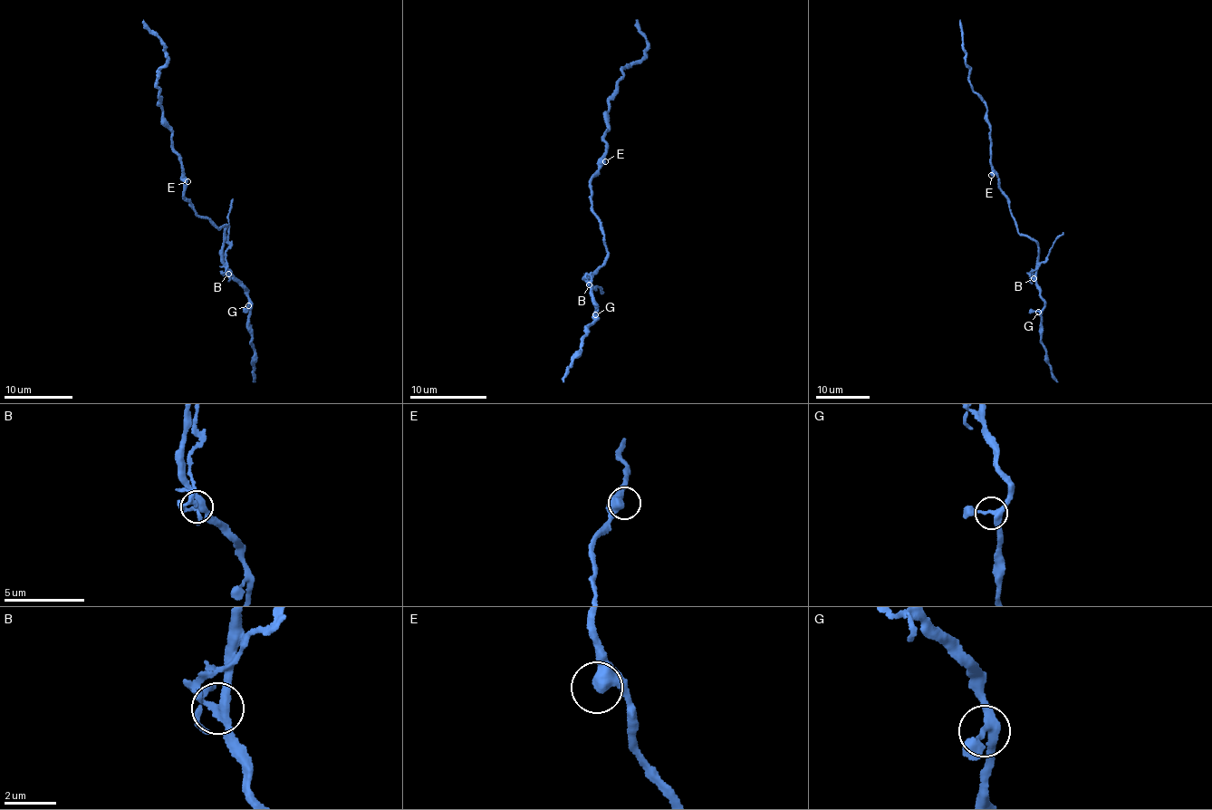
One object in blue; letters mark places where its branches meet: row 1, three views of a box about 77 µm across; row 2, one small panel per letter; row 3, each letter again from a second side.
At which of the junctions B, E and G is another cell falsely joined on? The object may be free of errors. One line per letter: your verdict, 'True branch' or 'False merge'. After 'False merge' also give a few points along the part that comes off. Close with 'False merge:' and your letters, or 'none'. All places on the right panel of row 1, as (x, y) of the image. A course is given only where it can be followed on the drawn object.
B: False merge. Course of the part to remove: (1034, 278), (1031, 273), (1047, 257), (1054, 239), (1063, 233)
E: True branch
G: True branch
False merge: B

